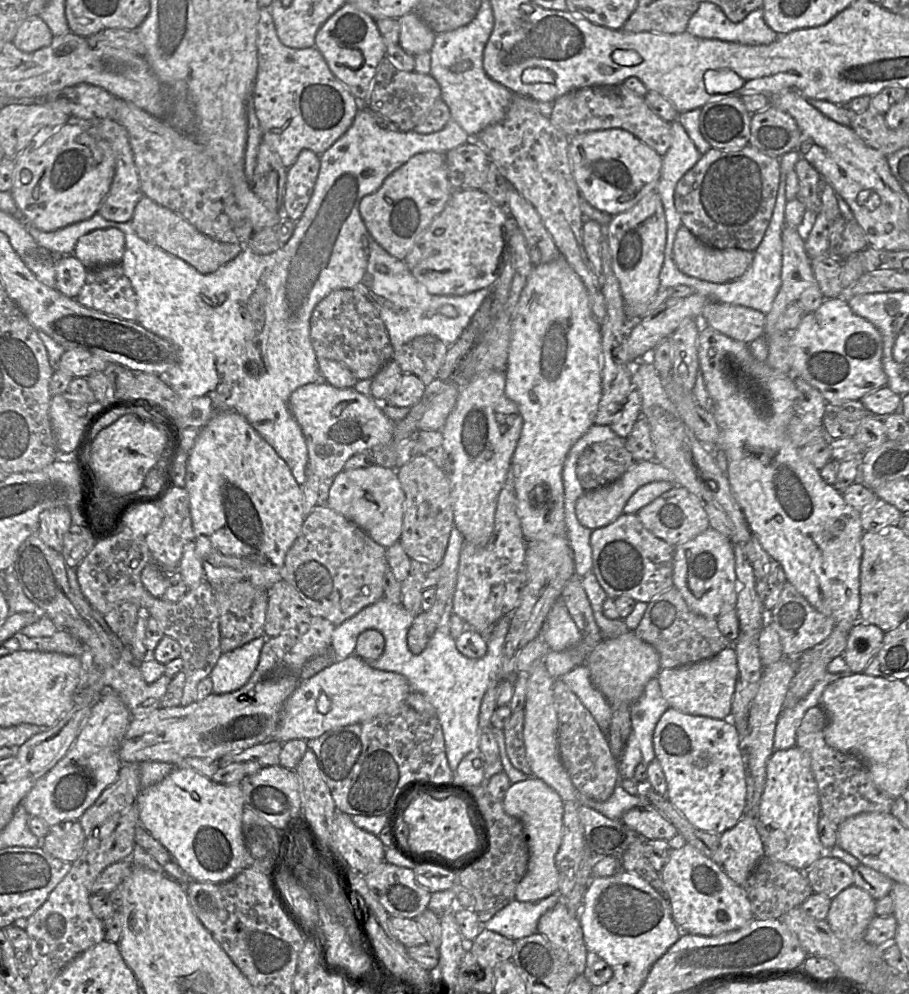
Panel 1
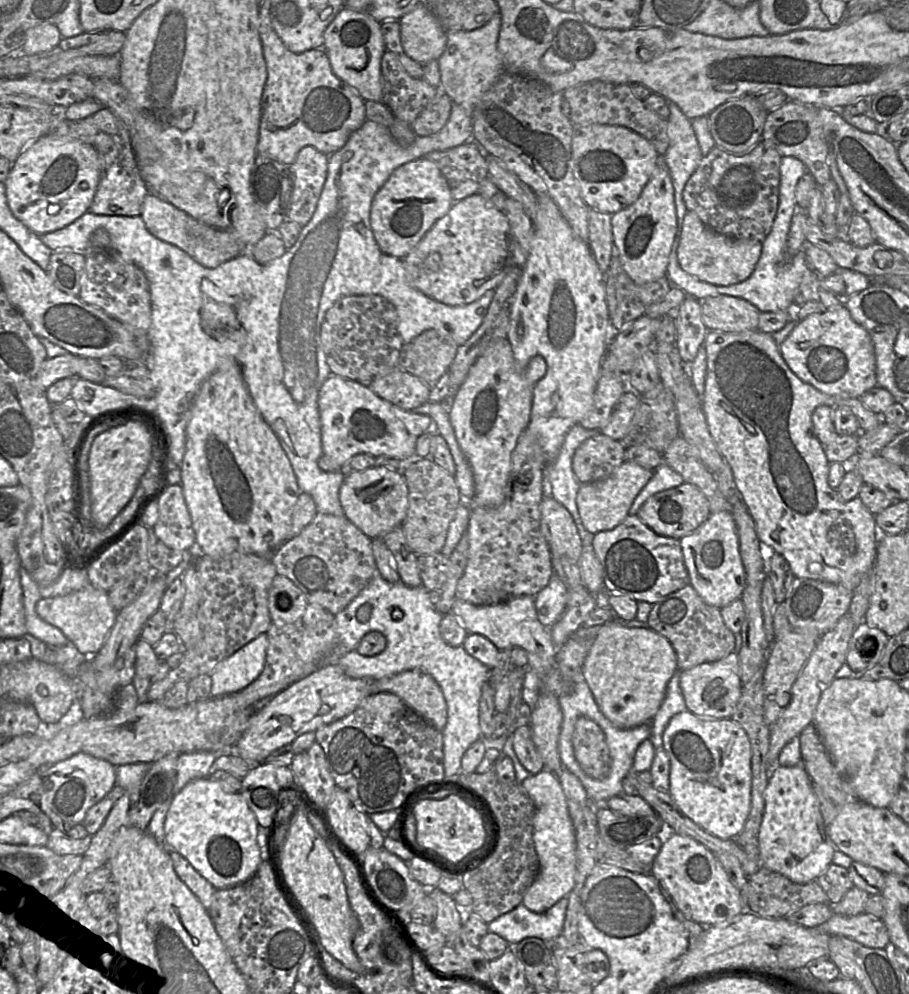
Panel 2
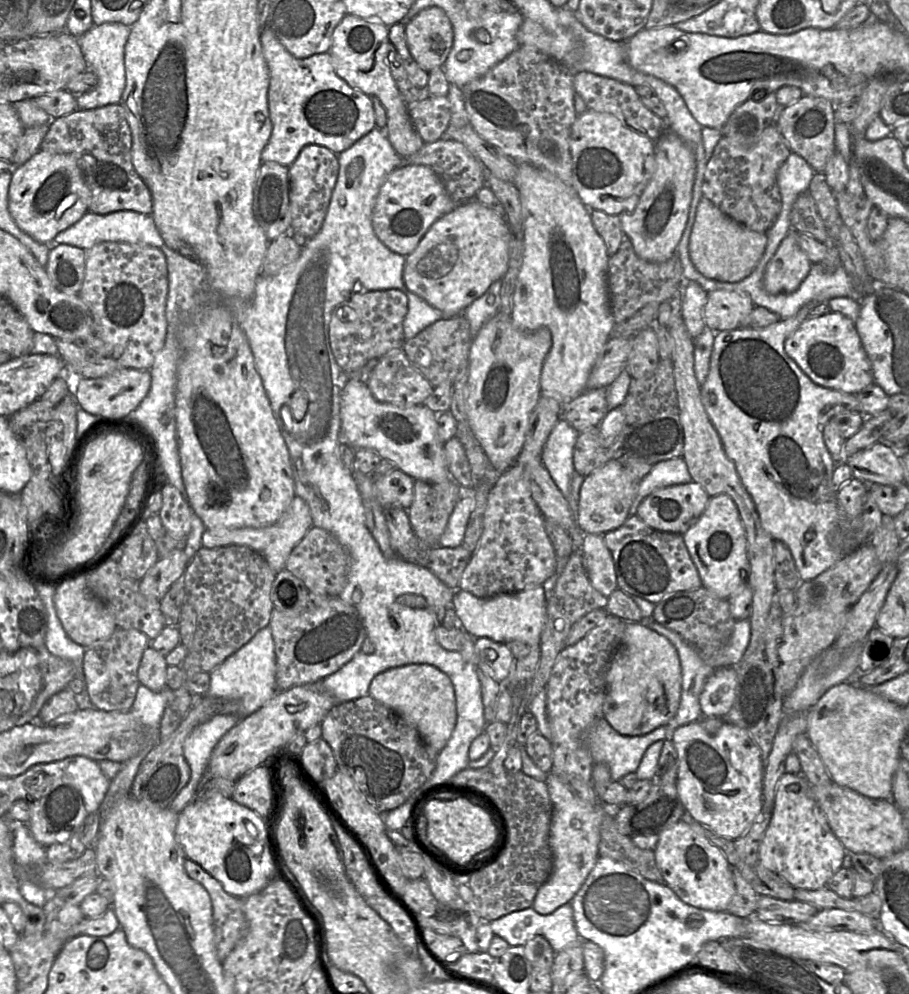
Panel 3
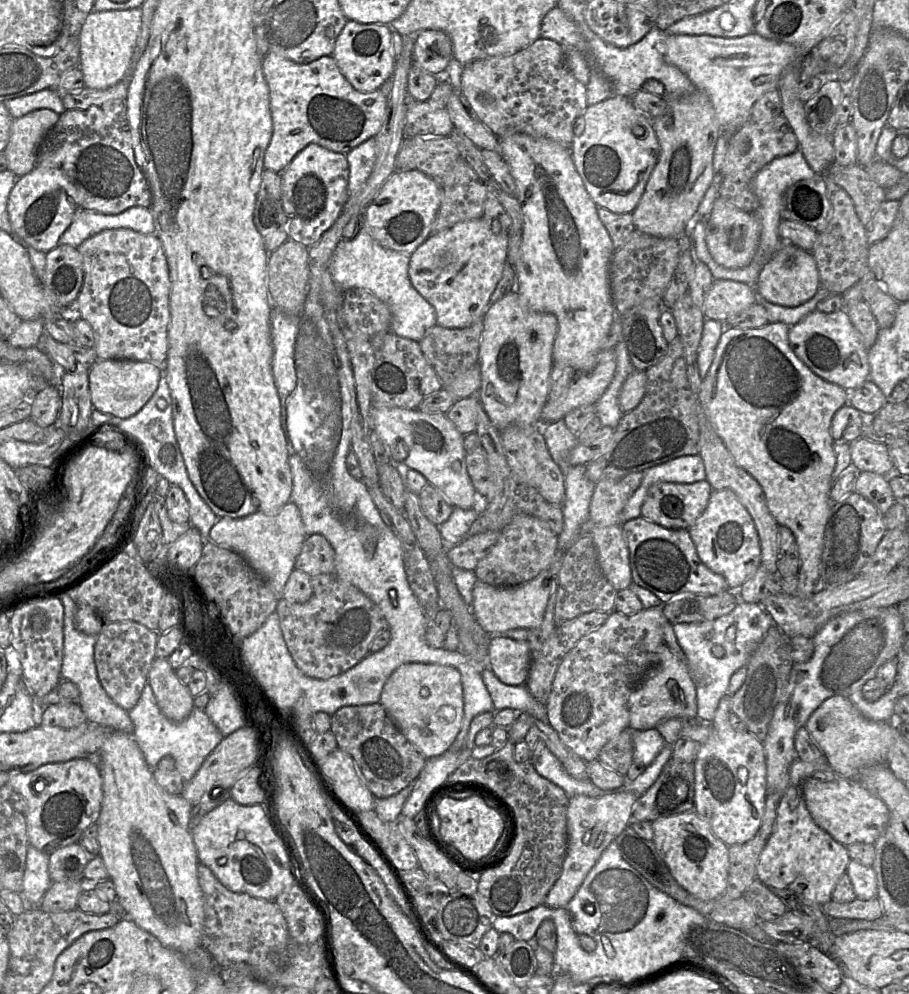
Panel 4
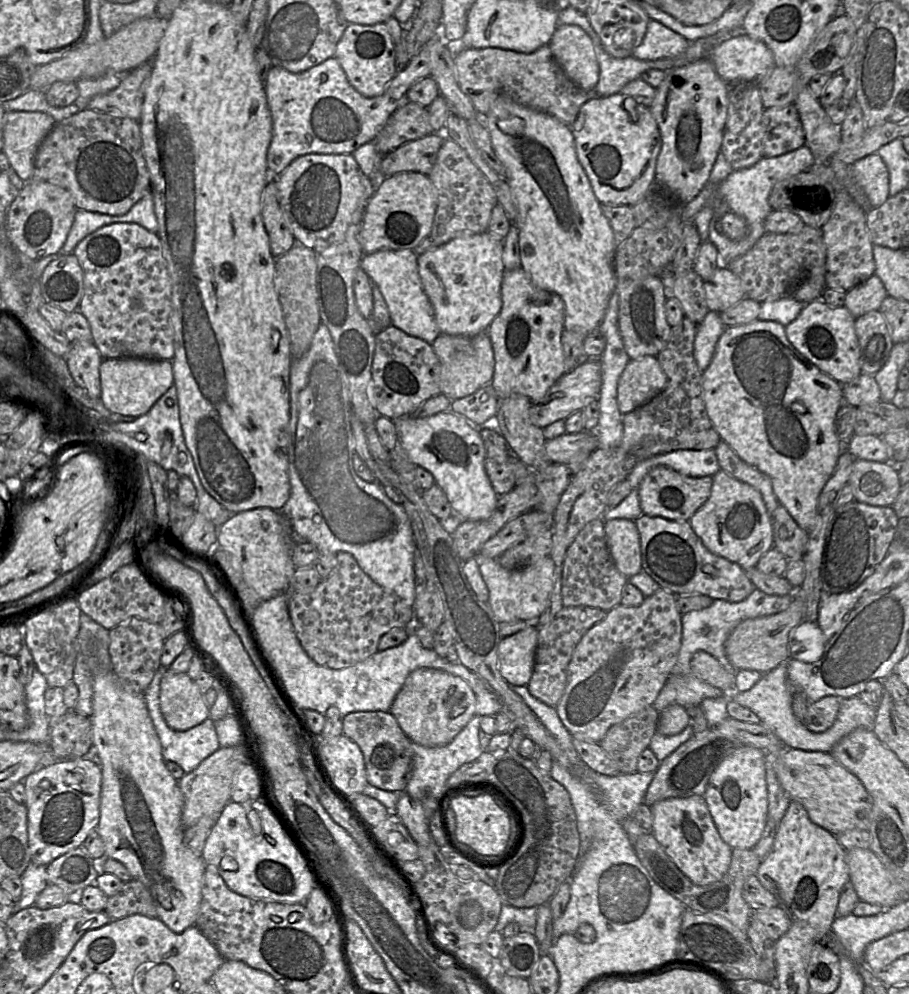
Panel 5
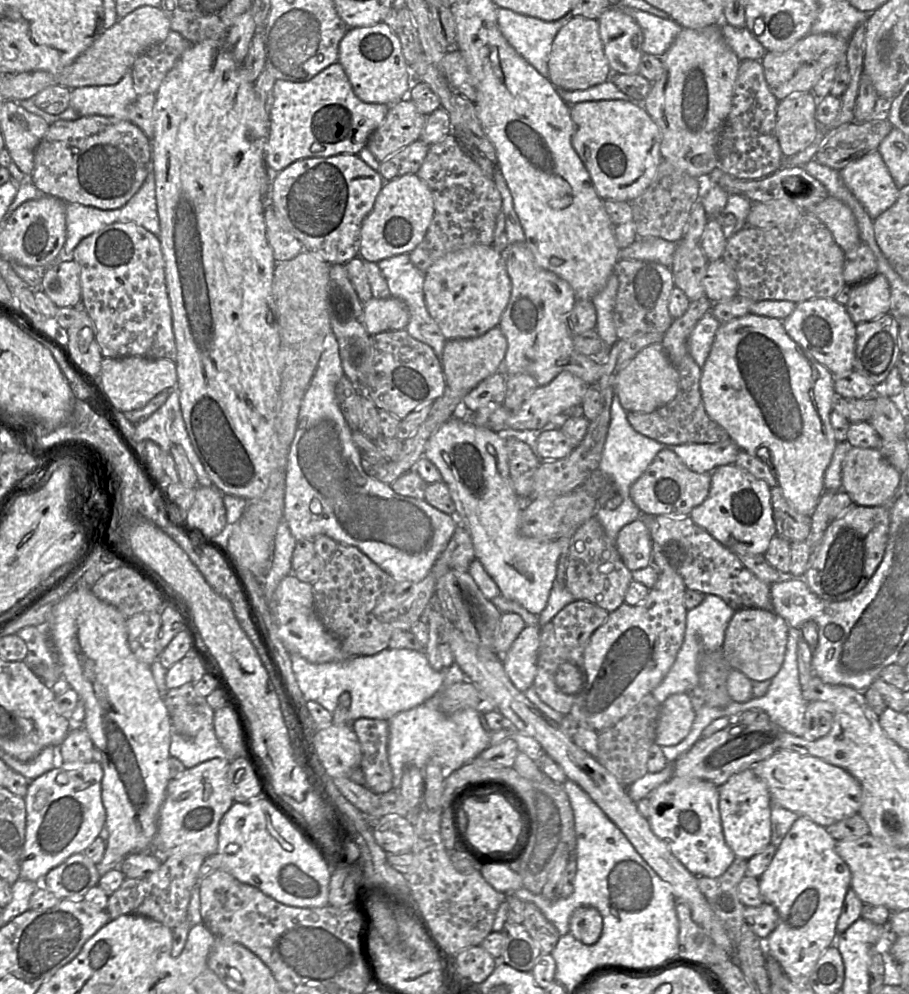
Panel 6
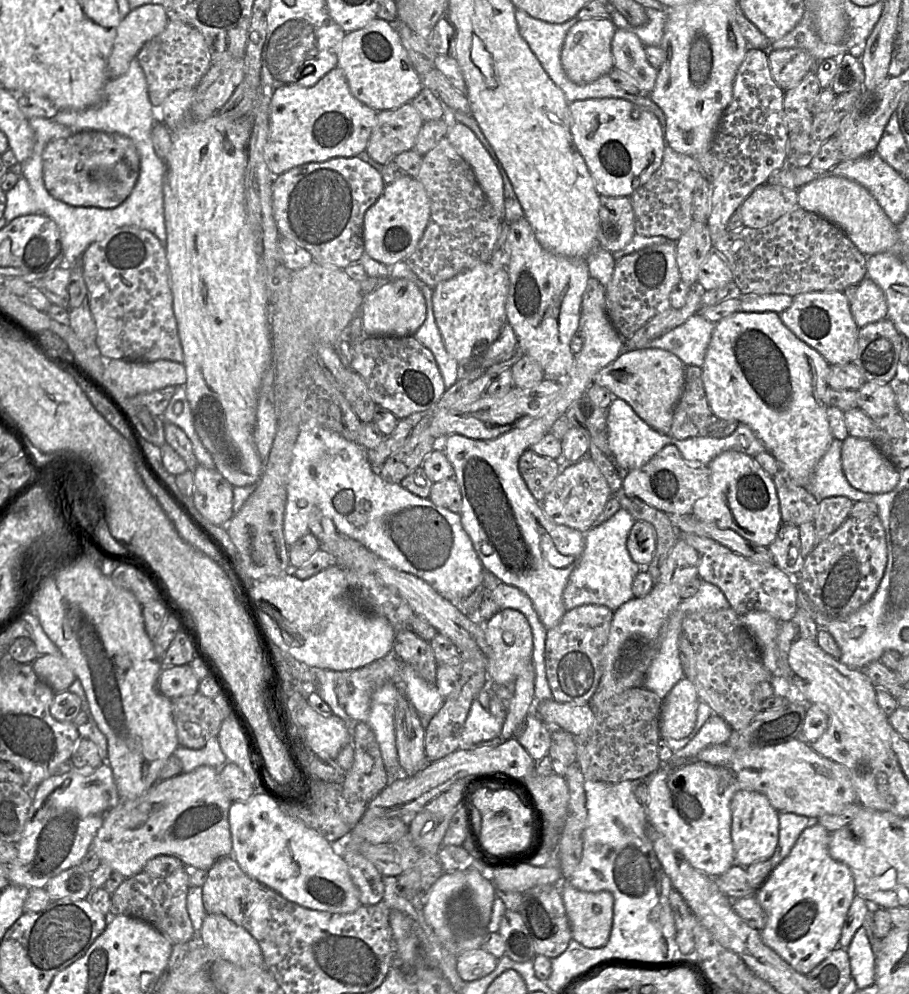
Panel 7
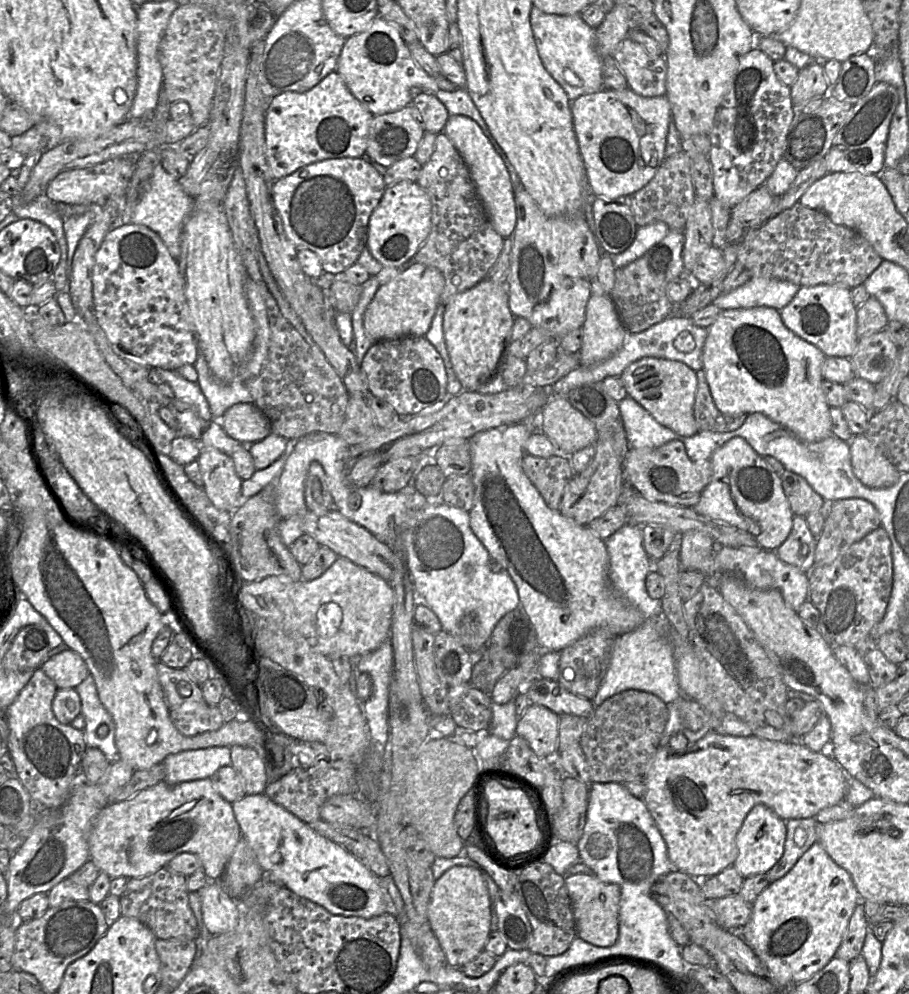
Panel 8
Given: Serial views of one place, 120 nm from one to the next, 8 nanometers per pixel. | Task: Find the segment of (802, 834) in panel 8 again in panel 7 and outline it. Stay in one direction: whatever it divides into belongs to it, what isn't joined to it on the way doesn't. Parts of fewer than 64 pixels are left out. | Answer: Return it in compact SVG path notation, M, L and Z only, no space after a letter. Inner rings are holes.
M779 812L778 843L773 855L769 858L772 871L790 853L801 833L817 819L789 812Z

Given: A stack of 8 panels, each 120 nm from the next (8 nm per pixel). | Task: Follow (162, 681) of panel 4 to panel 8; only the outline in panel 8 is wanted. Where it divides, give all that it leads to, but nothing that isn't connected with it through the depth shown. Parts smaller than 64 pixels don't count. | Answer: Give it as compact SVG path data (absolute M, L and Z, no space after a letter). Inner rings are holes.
M205 701L186 702L170 708L170 718L183 736L215 731L224 724L219 708Z

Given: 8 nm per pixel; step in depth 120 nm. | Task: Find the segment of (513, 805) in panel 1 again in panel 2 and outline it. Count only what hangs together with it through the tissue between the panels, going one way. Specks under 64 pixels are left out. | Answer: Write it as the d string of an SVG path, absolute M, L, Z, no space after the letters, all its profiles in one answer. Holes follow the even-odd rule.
M543 770L523 780L521 785L535 805L533 840L539 858L538 875L525 892L522 903L532 912L544 913L561 898L567 897L575 885L575 829L569 815L566 796L556 774Z

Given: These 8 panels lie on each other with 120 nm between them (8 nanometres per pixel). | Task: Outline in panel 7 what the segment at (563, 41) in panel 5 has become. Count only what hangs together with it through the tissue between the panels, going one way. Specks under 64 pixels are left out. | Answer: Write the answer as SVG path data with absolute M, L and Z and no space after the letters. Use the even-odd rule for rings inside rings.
M610 18L579 19L569 29L561 50L561 64L569 80L586 84L608 75L613 68L611 42L616 29Z

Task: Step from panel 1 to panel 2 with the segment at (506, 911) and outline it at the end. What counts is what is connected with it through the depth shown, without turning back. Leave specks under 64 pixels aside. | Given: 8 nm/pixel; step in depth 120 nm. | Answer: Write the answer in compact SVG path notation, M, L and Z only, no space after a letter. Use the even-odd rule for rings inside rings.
M563 897L544 913L535 913L521 903L488 923L488 930L510 945L529 937L553 943L562 934L567 906L568 899Z

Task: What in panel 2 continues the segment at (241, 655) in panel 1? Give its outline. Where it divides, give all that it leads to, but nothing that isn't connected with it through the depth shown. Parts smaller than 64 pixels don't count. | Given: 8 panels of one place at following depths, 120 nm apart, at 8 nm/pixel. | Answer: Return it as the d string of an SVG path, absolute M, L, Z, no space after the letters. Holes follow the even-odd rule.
M261 633L220 661L211 672L210 697L239 692L255 681L264 669L268 646L267 633Z

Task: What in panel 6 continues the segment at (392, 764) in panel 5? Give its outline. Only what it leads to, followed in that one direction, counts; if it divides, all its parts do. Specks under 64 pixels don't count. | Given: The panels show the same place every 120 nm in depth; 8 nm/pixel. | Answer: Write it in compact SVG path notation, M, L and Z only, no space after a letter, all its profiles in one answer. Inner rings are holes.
M359 718L352 723L360 743L362 760L360 768L365 777L365 787L377 795L393 789L393 774L388 760L388 720Z

